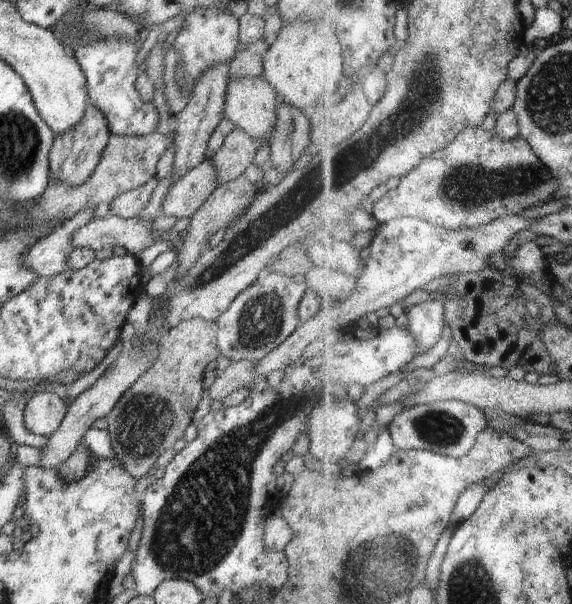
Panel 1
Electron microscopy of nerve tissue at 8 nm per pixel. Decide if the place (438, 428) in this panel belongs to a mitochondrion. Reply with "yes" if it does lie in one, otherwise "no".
yes

